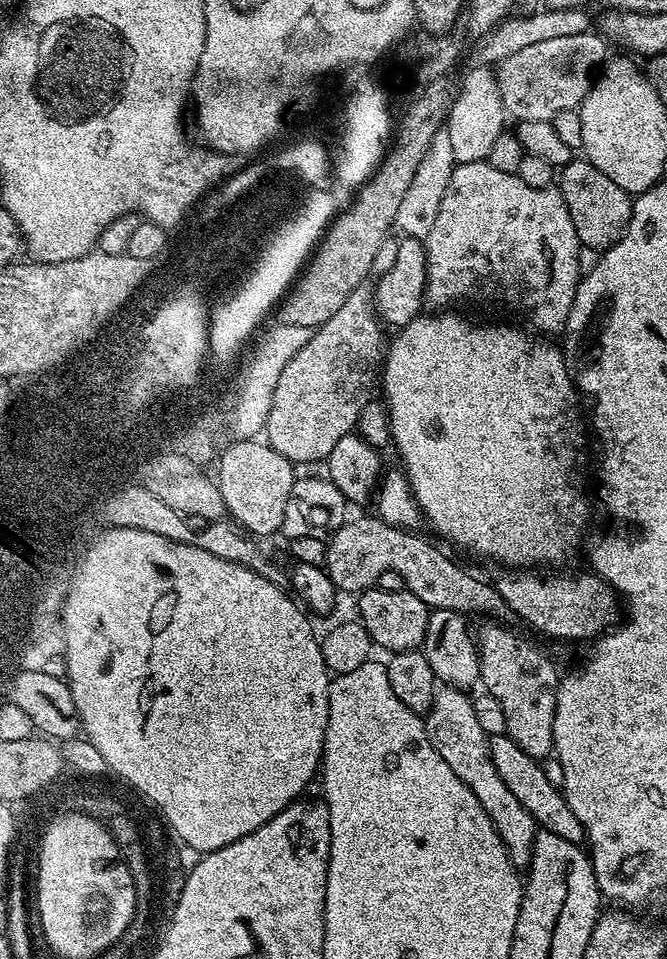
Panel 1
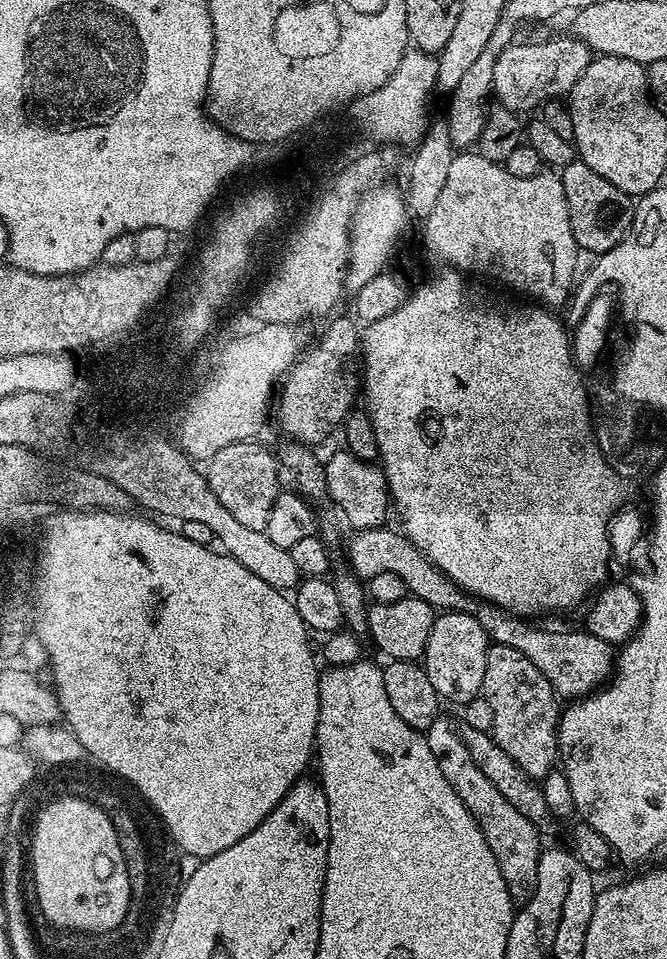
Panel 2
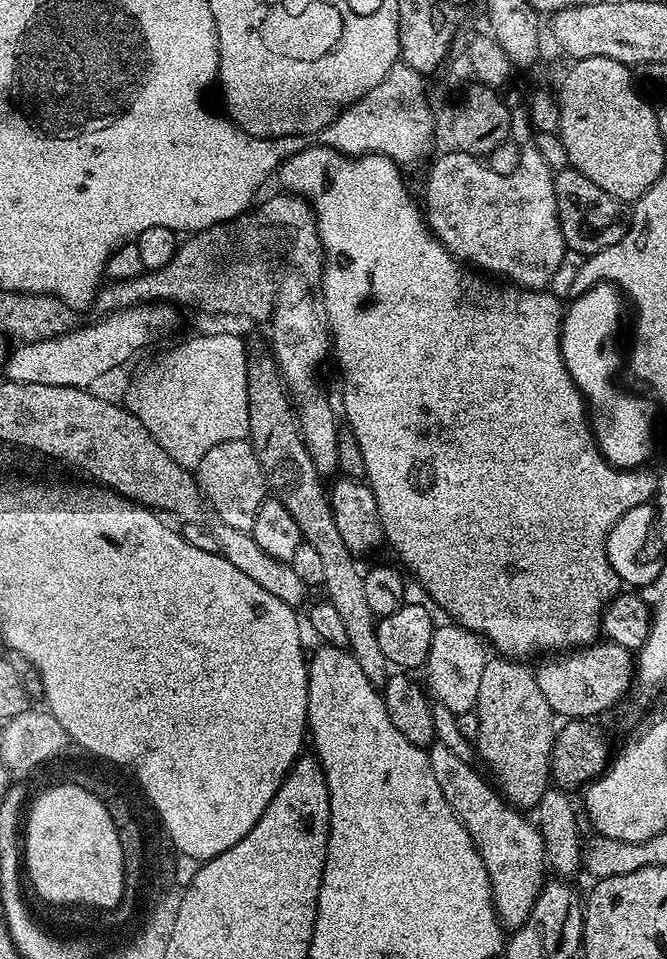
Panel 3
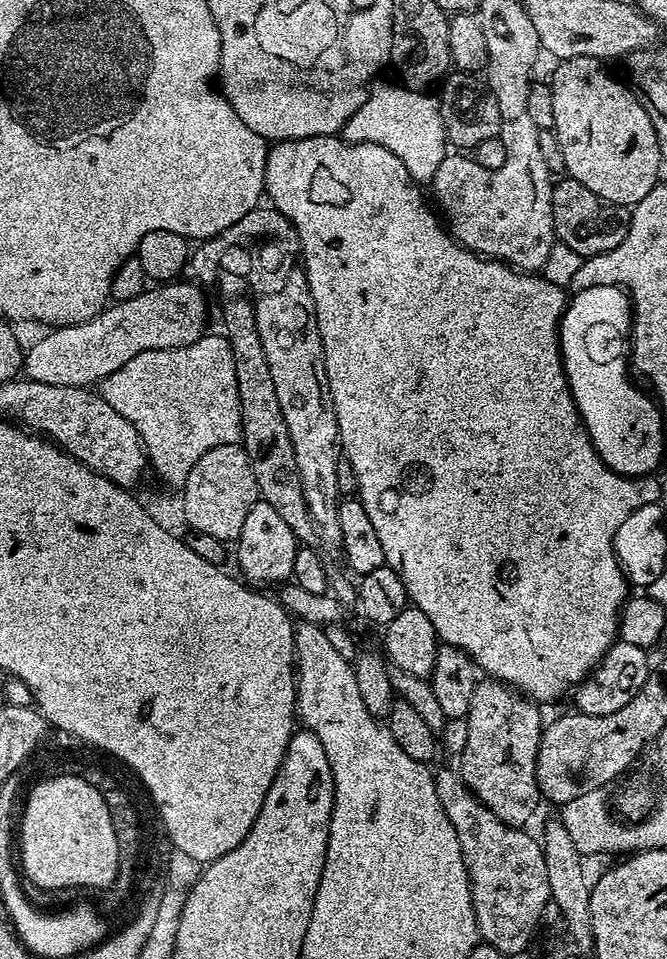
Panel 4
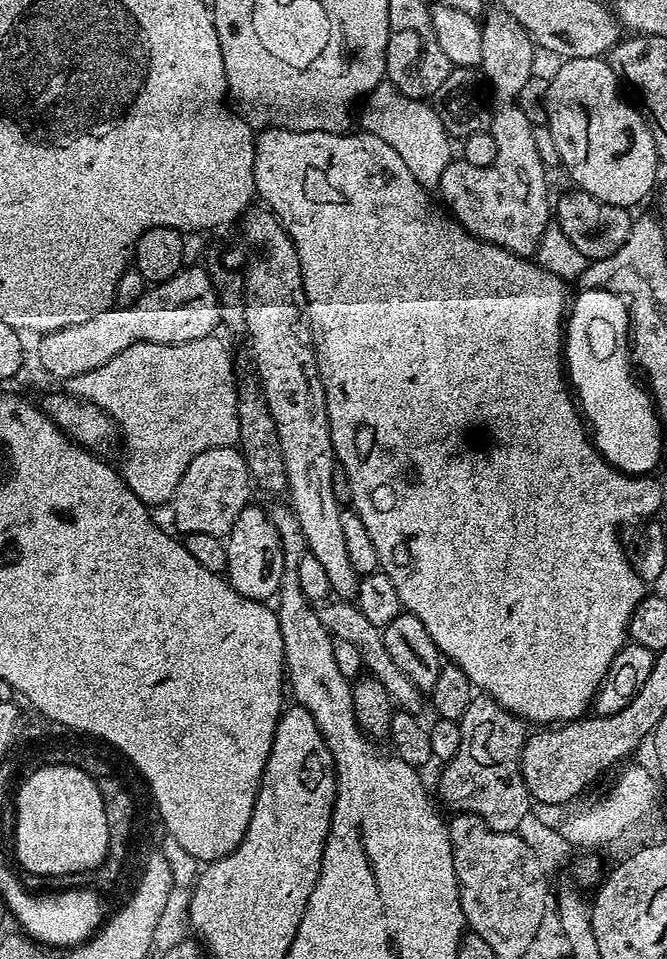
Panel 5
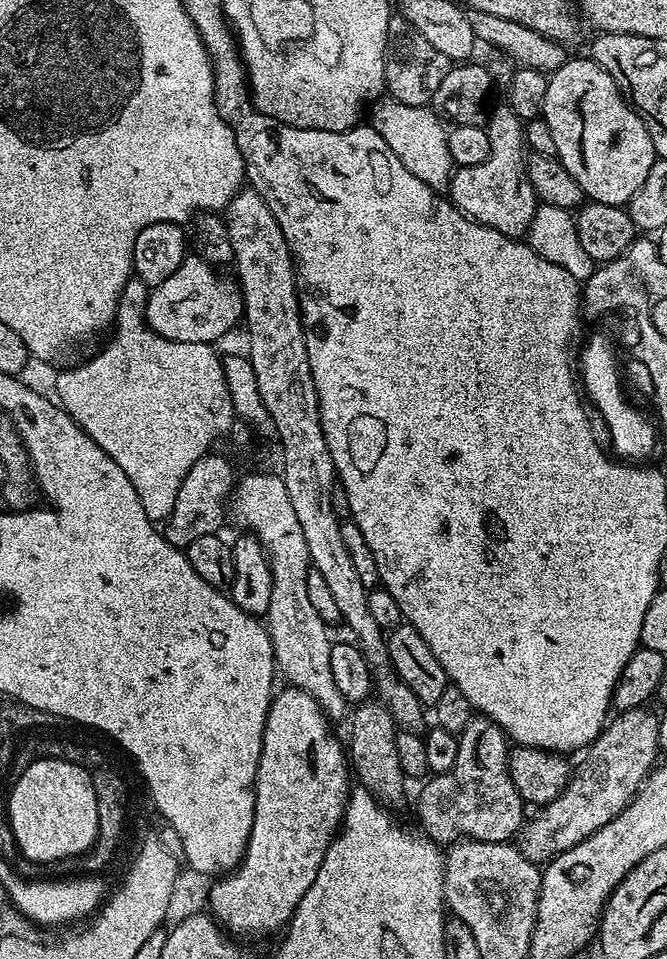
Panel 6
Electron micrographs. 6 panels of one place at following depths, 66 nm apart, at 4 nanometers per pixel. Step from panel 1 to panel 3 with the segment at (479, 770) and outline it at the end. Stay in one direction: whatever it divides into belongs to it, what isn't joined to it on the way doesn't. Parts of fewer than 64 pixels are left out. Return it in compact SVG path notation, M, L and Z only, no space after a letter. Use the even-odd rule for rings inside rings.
M433 743L427 749L427 753L430 758L430 770L434 770L434 779L438 782L438 786L442 786L442 794L446 794L446 802L452 807L453 814L466 826L466 830L486 866L486 874L490 878L492 887L492 905L496 908L497 920L505 929L521 928L526 922L530 910L534 910L534 902L546 883L544 842L539 828L529 817L529 821L524 817L527 815L523 811L508 804L487 779L484 781L472 769L474 767L471 763L458 758L457 754L452 754L449 749L444 748L443 744Z

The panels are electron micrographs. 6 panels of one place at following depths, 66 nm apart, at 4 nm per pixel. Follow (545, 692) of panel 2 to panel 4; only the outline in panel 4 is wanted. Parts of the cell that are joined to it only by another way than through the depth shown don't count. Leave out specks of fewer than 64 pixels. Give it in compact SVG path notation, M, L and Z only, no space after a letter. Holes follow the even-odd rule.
M477 679L474 694L470 694L467 714L470 734L466 750L459 753L458 771L464 785L502 822L515 828L524 828L527 820L542 804L540 787L536 781L536 759L540 735L545 721L535 703L501 680Z

